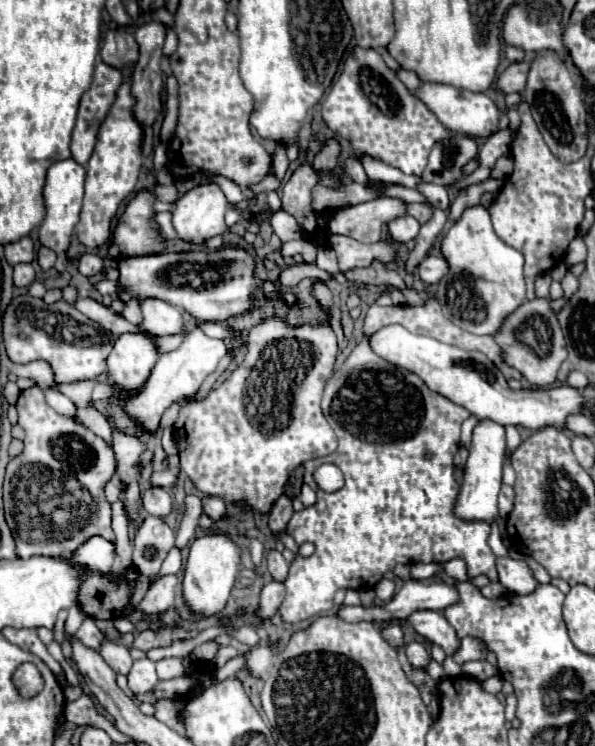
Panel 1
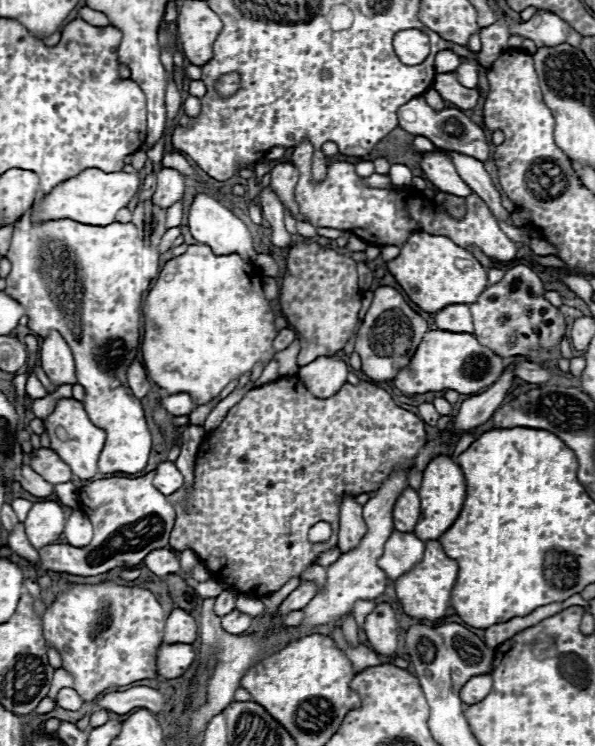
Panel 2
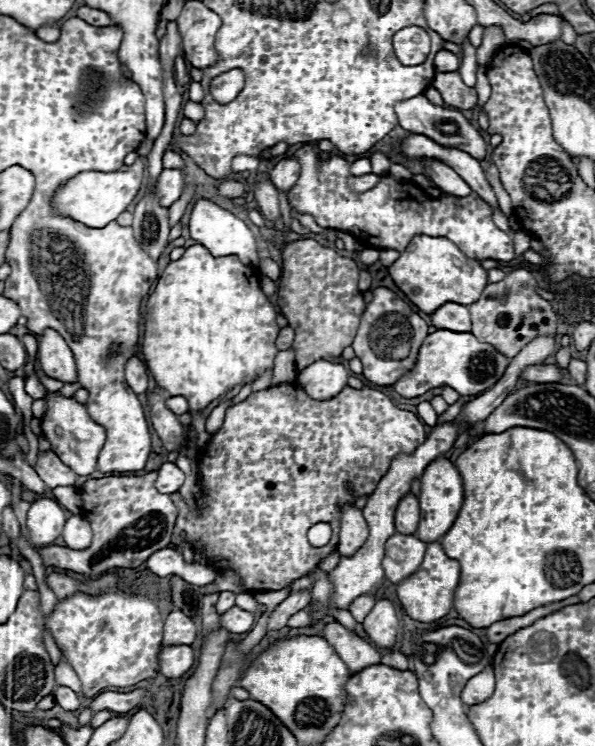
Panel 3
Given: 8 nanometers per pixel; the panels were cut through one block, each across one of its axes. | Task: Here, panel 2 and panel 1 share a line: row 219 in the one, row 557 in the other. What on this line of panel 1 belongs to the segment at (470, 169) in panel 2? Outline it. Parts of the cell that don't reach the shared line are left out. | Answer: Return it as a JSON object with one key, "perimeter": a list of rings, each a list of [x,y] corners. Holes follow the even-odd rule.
{"perimeter":[[[510,556],[496,558],[496,570],[500,584],[514,594],[530,594],[538,586],[530,568],[522,560],[512,560]]]}

